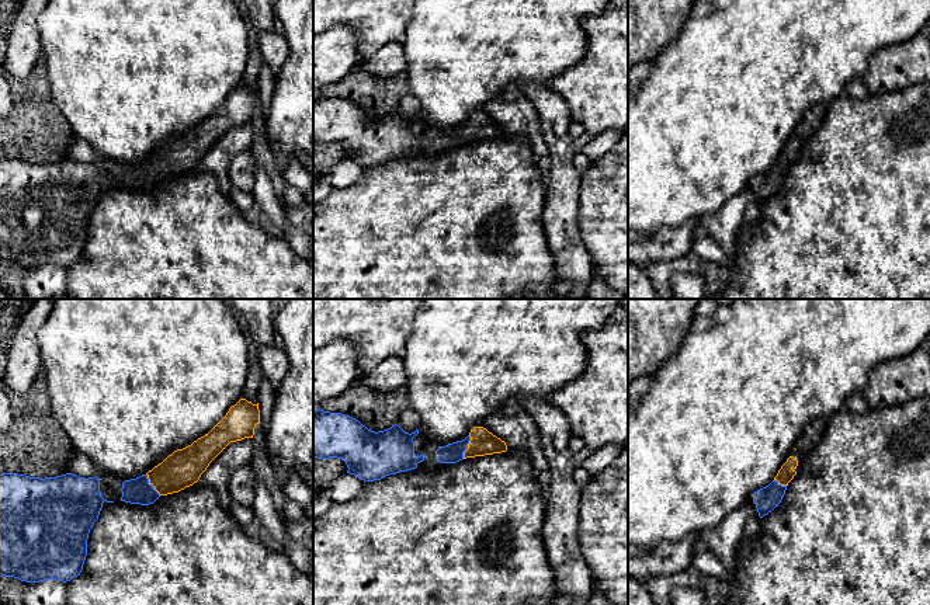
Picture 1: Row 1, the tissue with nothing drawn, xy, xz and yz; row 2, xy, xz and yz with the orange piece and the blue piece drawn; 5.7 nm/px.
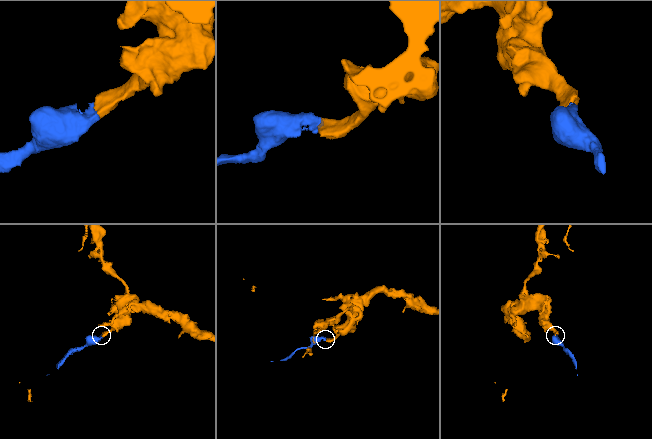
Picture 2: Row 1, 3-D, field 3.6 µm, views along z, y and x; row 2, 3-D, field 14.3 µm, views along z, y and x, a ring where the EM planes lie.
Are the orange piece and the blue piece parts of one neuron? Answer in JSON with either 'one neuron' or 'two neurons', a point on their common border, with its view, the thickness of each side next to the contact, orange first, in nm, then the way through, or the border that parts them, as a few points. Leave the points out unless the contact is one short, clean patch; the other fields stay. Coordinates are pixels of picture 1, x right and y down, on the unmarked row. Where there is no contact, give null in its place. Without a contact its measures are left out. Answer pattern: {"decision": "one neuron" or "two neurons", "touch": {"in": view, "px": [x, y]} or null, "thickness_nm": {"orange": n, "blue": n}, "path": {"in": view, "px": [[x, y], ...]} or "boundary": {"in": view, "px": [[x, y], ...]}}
{"decision": "one neuron", "touch": {"in": "xz", "px": [468, 132]}, "thickness_nm": {"orange": 150, "blue": 110}, "path": {"in": "xz", "px": [[482, 128], [468, 132], [453, 138]]}}

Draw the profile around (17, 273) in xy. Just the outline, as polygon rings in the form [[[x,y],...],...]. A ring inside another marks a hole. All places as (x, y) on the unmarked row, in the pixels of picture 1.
[[[0,262],[0,282],[10,299],[25,299],[22,284],[31,270],[14,262]]]

